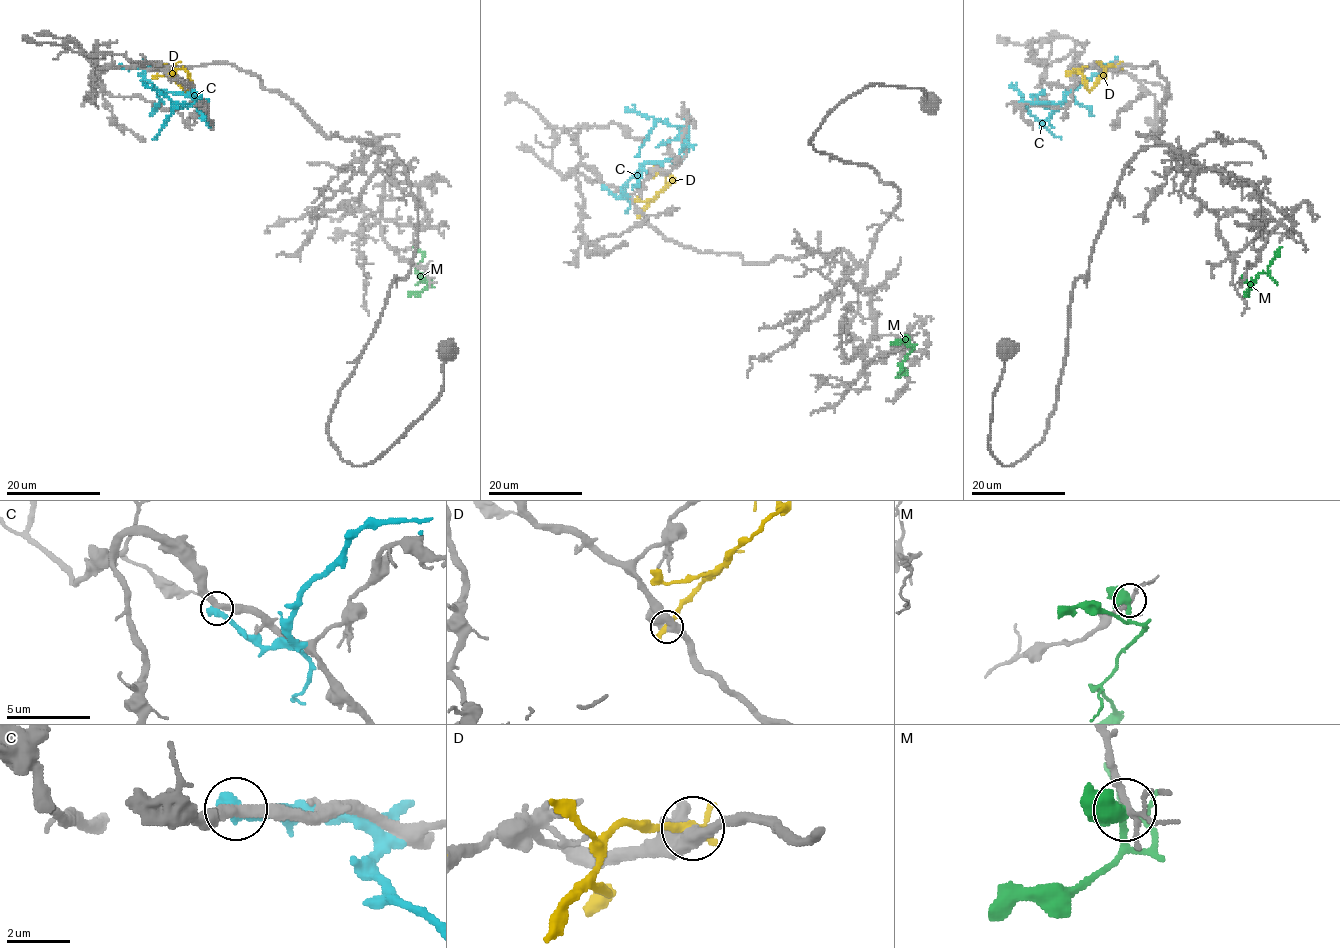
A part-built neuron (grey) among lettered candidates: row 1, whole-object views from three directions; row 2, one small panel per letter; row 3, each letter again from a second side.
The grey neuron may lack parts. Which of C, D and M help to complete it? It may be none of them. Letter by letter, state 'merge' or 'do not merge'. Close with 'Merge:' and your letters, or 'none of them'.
C: do not merge
D: do not merge
M: do not merge
Merge: none of them

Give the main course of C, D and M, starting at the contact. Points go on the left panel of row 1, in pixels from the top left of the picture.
C: (121, 65), (141, 69), (142, 75), (162, 91), (189, 95), (204, 103), (178, 104), (156, 137), (151, 138)
D: (157, 65), (165, 65), (183, 89), (190, 84), (190, 77), (183, 69), (178, 68), (168, 75)
M: (428, 281), (428, 285), (431, 285), (423, 272), (417, 270), (423, 253), (414, 246)

